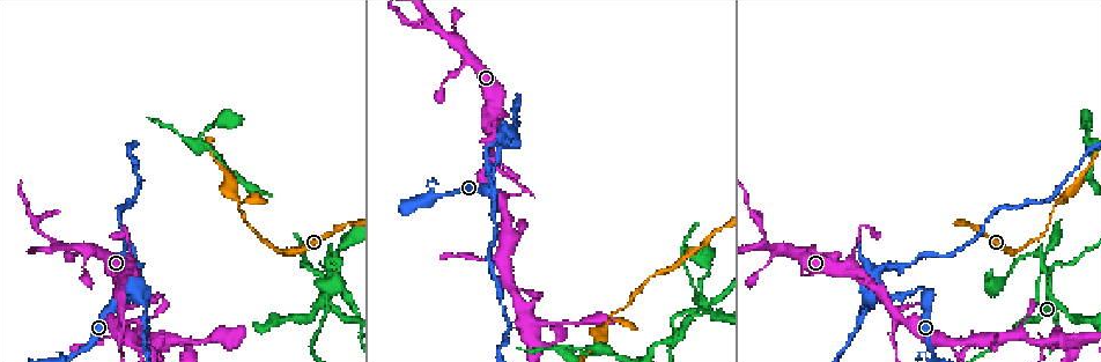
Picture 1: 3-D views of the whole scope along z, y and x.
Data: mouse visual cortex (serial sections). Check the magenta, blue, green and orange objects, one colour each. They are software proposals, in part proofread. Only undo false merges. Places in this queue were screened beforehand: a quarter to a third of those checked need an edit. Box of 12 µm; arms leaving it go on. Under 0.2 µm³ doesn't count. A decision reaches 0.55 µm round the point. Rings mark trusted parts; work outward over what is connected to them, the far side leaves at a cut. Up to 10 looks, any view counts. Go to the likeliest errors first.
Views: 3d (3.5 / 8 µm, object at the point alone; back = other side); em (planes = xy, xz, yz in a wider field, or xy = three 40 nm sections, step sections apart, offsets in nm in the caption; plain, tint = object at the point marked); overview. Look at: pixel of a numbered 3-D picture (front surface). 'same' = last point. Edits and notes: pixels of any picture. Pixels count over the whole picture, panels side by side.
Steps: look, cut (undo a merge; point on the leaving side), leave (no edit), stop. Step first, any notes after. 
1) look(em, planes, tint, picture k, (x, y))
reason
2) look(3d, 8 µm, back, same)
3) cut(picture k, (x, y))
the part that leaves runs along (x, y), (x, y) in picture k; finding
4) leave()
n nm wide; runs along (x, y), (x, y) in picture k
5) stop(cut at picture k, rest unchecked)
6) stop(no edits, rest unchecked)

look(3d, 3.5 µm, picture 1, (336, 259))
sharp bend

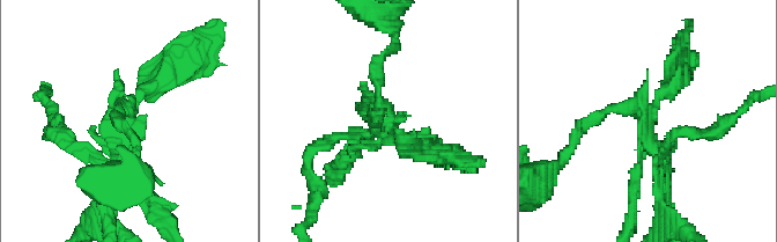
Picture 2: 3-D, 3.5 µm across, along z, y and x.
look(em, xy, step 2, tint, picture 2, (648, 116))

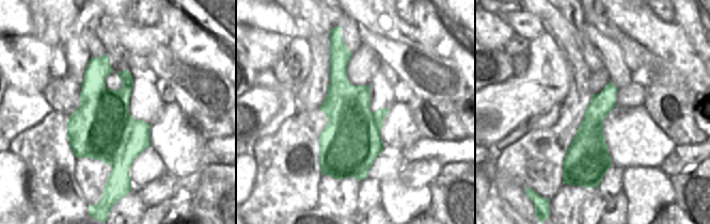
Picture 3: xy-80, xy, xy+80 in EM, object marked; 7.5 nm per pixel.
look(em, xy, step 1, tint, same)
cut it another way

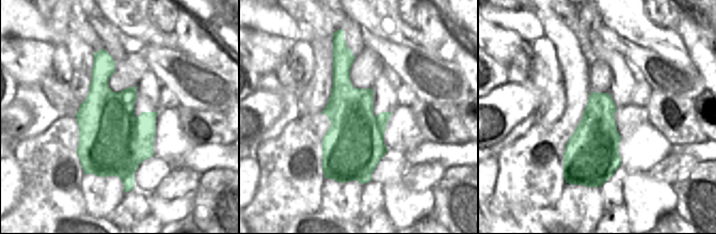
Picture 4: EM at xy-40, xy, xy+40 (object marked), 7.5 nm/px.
cut(picture 2, (331, 138))
border along (607, 94), (607, 109), (615, 112) in picture 4; two cells meet here

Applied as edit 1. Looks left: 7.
look(3d, 8 µm, back, picture 1, (764, 244))
two arms in line, one across

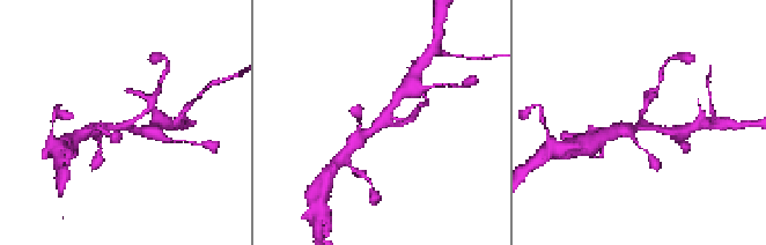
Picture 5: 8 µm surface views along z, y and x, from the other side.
look(em, xy, step 1, tint, picture 5, (641, 125))
3 arms; arms of 150, 250, 350 nm

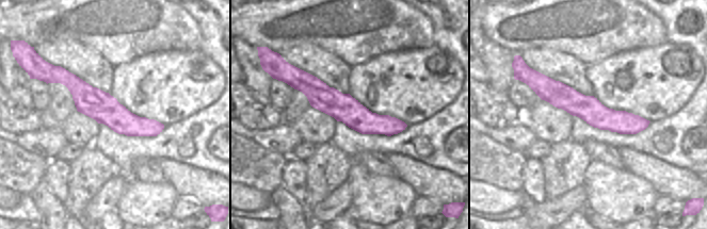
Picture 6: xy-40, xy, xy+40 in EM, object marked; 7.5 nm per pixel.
leave()
220 nm wide; runs along (527, 80), (604, 118), (645, 124) in picture 6; continuous, no second cell

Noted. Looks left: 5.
look(overview)
redraw

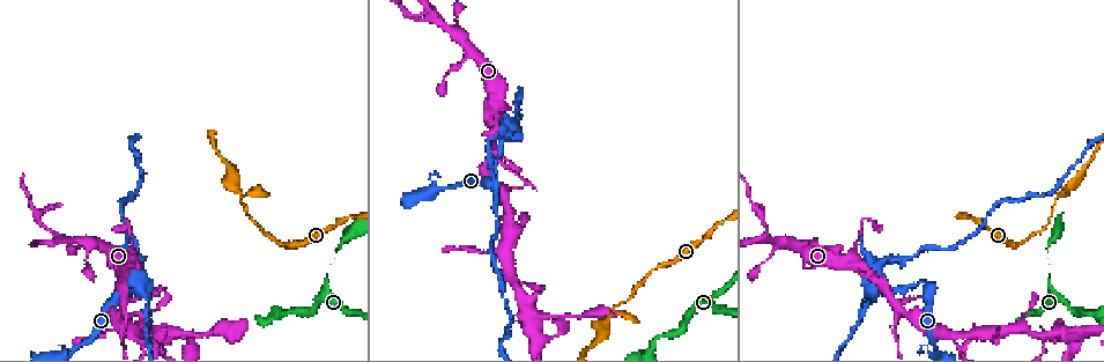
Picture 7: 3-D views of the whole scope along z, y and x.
look(3d, 3.5 µm, back, picture 7, (1039, 337))
three-way junction

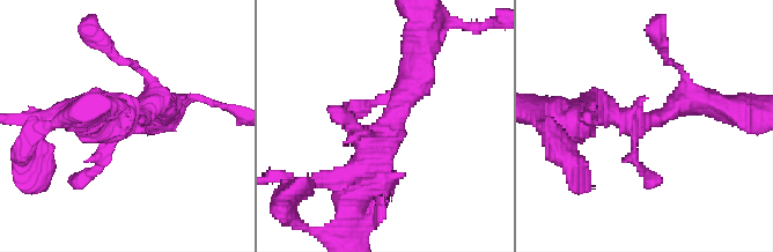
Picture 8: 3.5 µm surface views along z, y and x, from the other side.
look(em, xy, step 2, tint, picture 8, (645, 119))

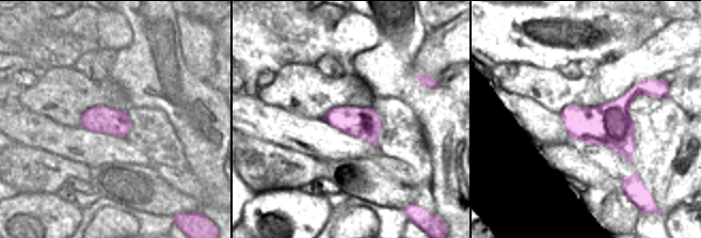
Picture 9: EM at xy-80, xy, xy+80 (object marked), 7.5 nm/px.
leave()
runs along (421, 61), (354, 175), (365, 186) in picture 8; all the same cell

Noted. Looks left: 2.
look(3d, 3.5 µm, picture 7, (608, 322))
sudden change in width

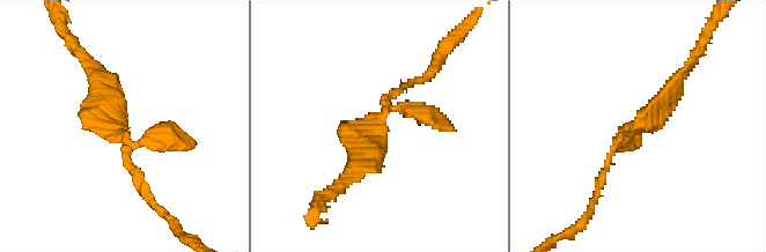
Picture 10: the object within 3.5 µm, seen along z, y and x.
look(em, xy, step 3, tint, picture 10, (381, 125))

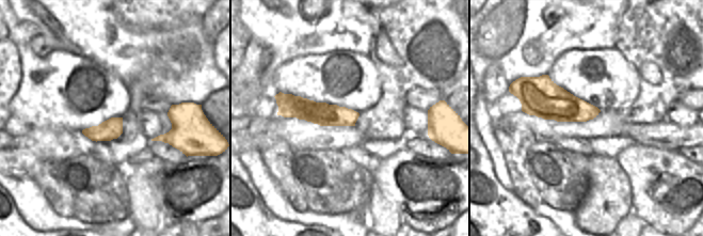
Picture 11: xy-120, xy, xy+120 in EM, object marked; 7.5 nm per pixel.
leave()
runs along (281, 105), (329, 115), (355, 115) in picture 11; one cell here

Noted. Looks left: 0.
stop(cut at picture 2, rest unchecked)

